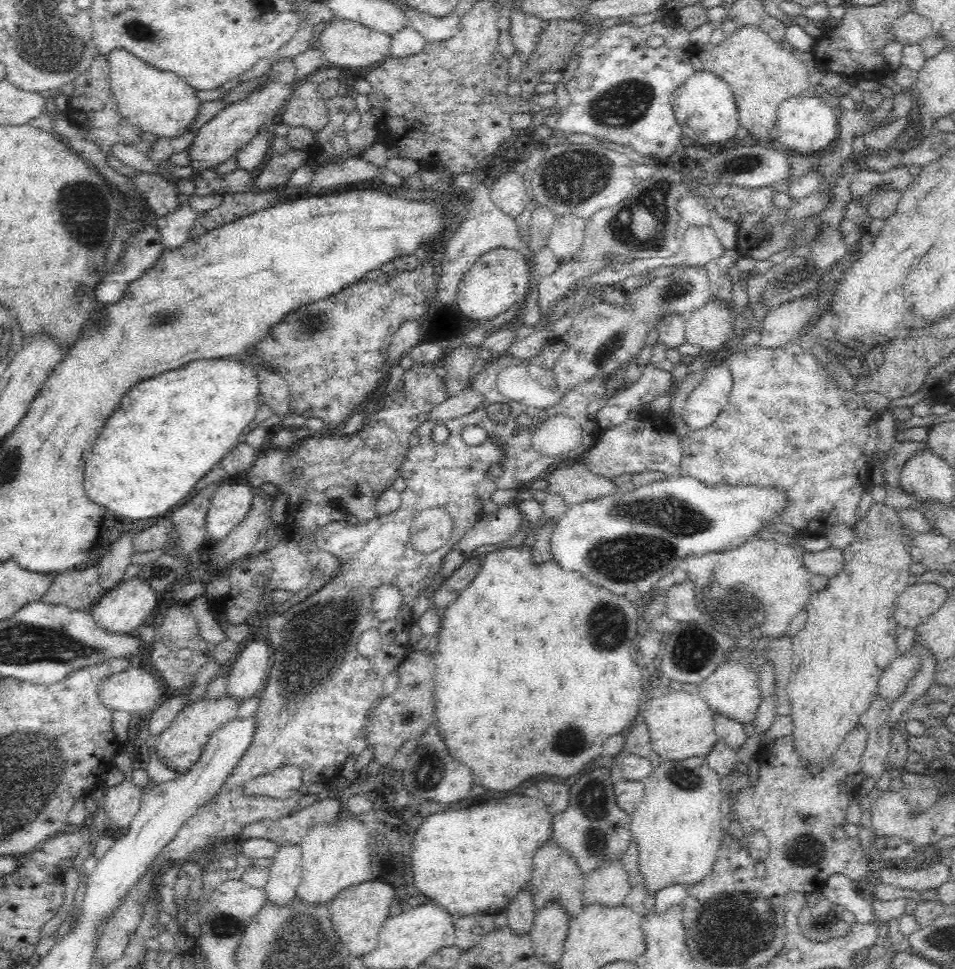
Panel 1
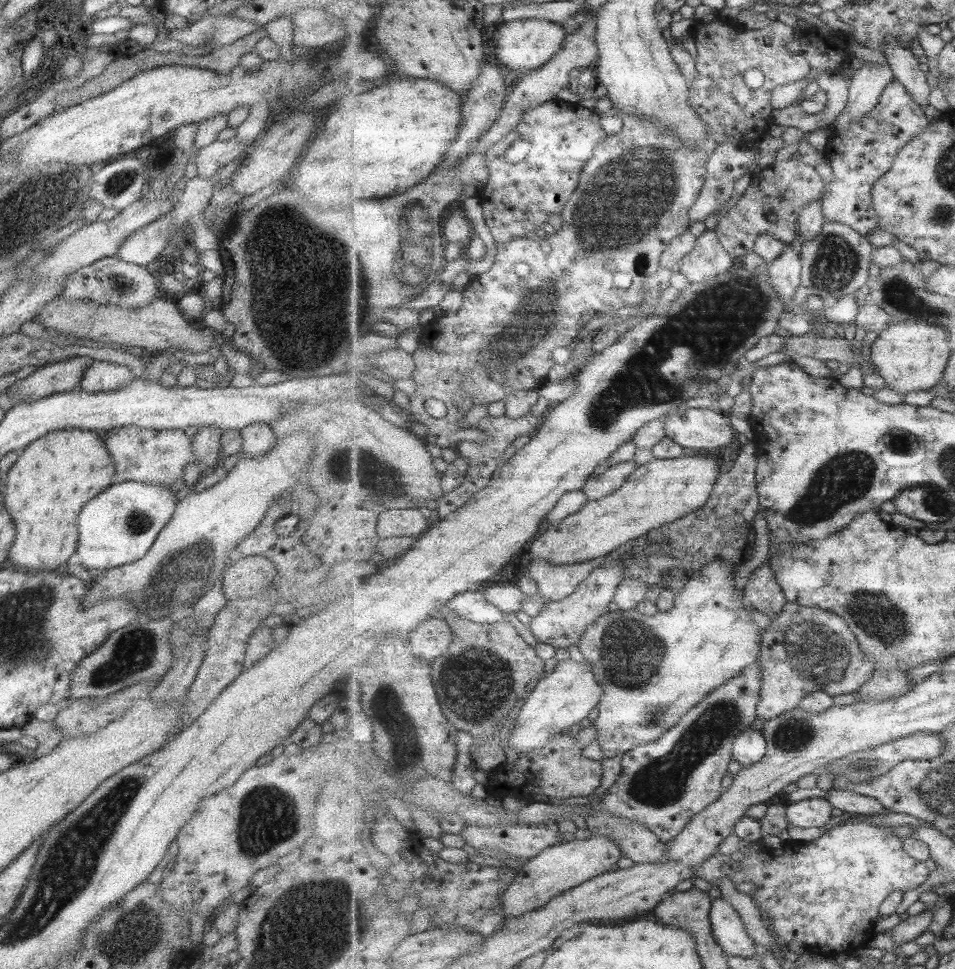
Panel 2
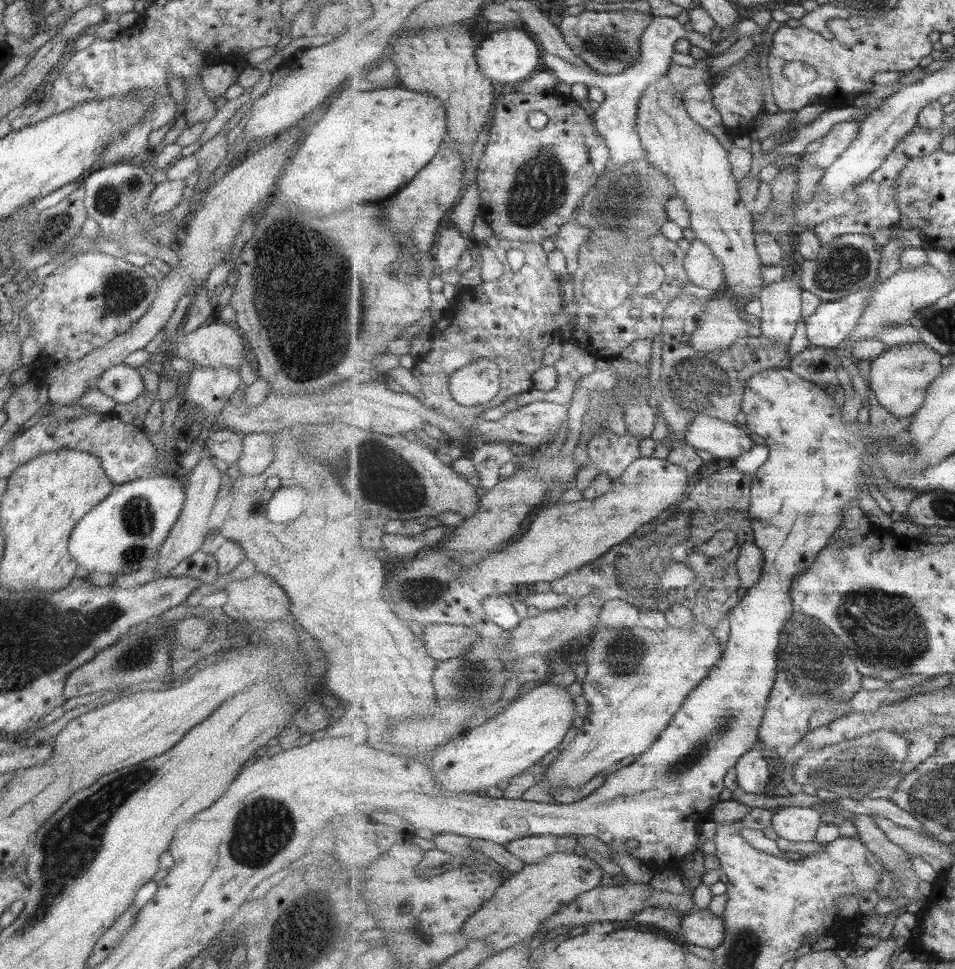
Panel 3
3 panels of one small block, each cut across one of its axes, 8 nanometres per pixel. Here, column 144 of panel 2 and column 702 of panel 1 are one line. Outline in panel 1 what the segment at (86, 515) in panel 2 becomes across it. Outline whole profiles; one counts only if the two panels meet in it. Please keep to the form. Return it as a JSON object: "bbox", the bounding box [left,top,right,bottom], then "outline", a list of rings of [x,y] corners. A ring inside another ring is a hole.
{"bbox":[550,476,789,597],"outline":[[[670,476],[654,481],[632,492],[622,494],[620,489],[594,500],[569,505],[556,522],[550,536],[550,552],[553,562],[566,570],[578,570],[594,586],[604,586],[612,594],[638,592],[638,597],[656,589],[661,578],[667,576],[687,556],[704,556],[720,550],[736,548],[756,536],[760,528],[766,528],[770,520],[778,520],[778,512],[789,505],[778,490],[766,490],[760,486],[706,486],[689,476]]]}

